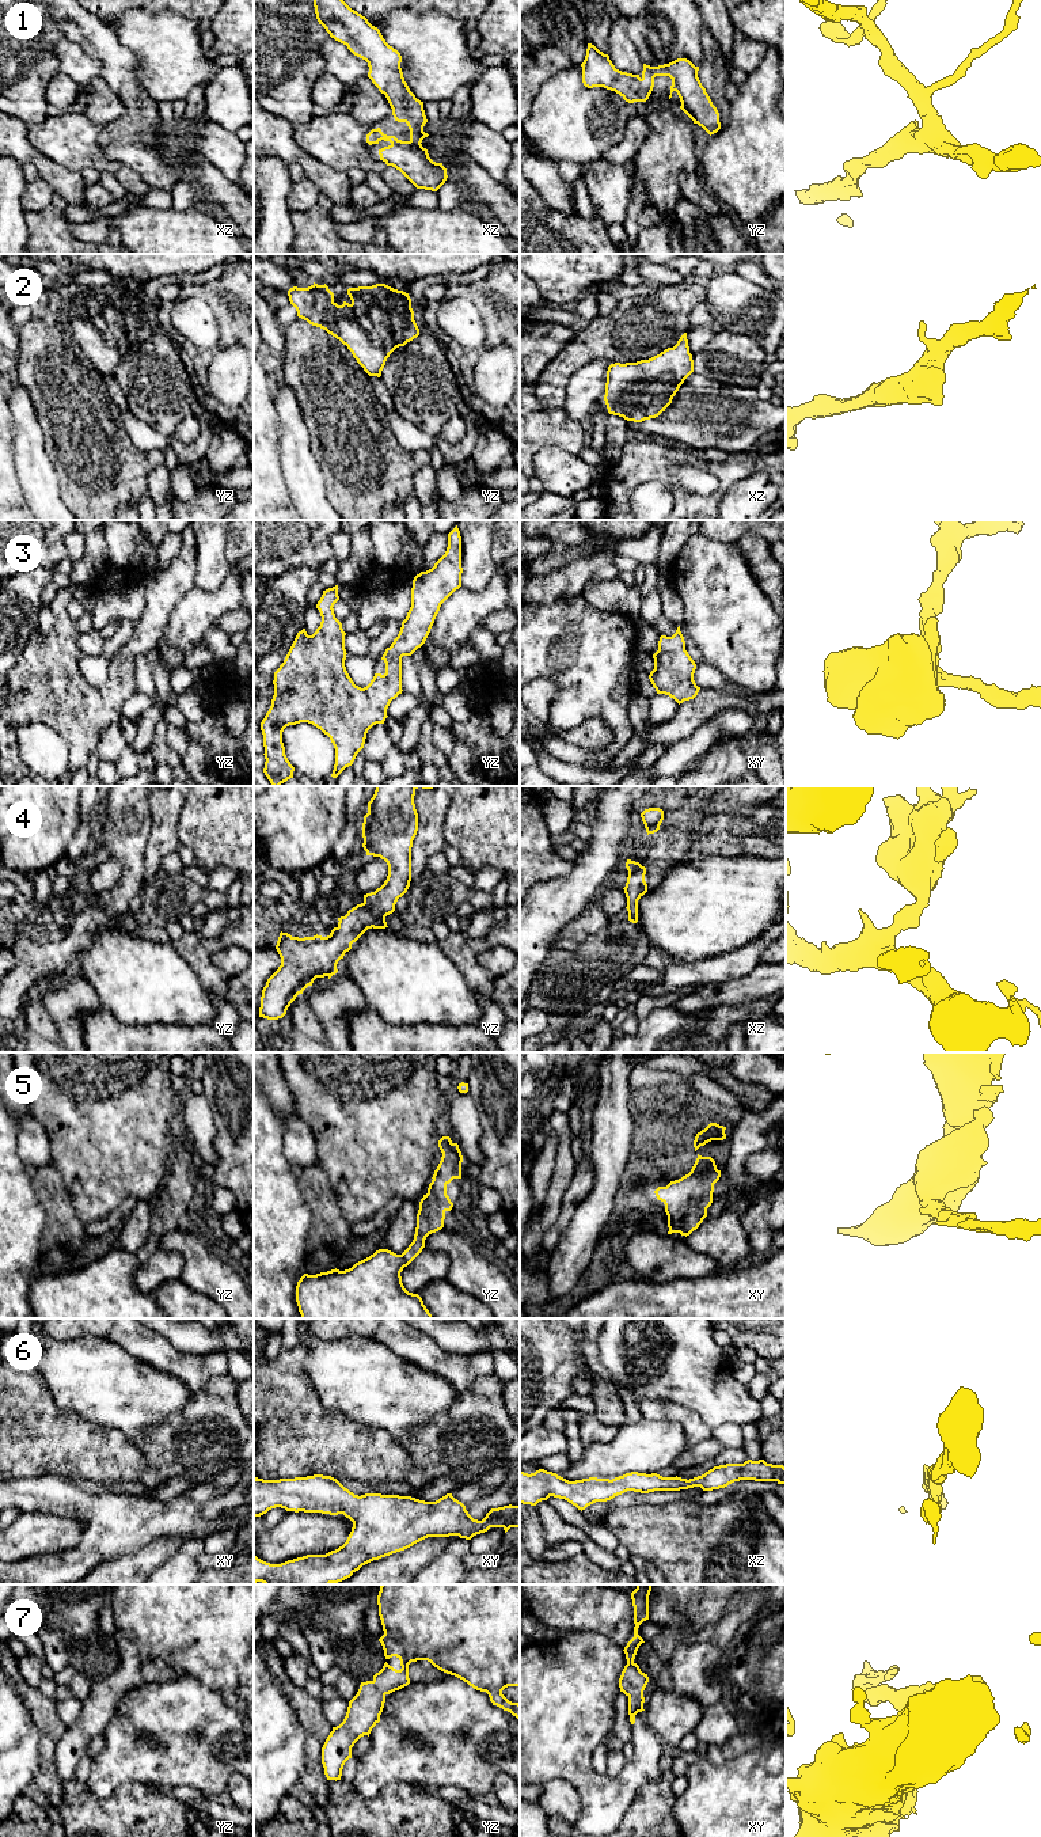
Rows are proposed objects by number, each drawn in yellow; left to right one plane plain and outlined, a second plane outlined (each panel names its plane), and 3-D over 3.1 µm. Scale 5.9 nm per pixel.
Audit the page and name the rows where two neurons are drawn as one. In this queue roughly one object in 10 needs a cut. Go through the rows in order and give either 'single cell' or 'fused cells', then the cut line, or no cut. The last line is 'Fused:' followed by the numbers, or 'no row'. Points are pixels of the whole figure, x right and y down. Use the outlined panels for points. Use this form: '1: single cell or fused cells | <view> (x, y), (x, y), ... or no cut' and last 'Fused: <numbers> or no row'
1: single cell | no cut
2: single cell | no cut
3: single cell | no cut
4: single cell | no cut
5: single cell | no cut
6: single cell | no cut
7: single cell | no cut
Fused: no row

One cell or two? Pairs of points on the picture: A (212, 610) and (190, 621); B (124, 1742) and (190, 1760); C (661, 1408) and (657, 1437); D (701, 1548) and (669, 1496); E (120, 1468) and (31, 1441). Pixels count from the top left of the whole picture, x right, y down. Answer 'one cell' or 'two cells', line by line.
A: one cell
B: one cell
C: two cells
D: two cells
E: one cell

